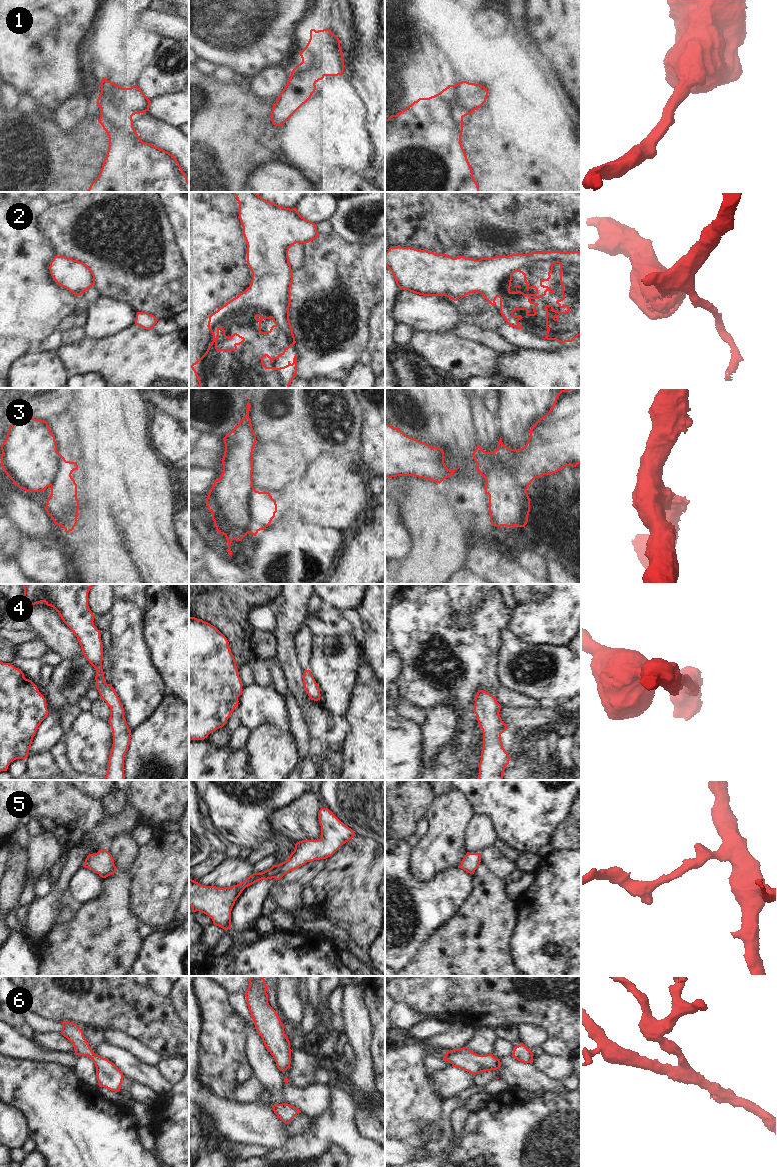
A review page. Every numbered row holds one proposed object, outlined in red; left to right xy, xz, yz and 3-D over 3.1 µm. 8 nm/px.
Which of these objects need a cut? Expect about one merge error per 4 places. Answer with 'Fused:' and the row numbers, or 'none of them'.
Fused: 3

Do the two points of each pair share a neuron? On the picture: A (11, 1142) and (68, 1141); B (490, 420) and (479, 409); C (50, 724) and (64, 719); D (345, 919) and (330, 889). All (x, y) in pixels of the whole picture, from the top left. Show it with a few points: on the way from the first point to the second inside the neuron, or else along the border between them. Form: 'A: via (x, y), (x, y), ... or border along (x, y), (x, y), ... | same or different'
A: border along (23, 1114), (27, 1121), (29, 1137) | different
B: via (487, 417), (482, 412) | same
C: border along (74, 703), (65, 703), (57, 712), (63, 734) | different
D: via (345, 912), (345, 904), (337, 896) | same

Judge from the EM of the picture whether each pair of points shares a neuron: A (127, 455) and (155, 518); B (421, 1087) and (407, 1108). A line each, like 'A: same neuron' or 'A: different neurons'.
A: same neuron
B: same neuron

